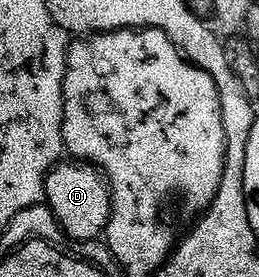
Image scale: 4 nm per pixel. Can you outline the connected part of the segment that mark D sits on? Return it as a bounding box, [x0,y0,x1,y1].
[43,160,110,241]

